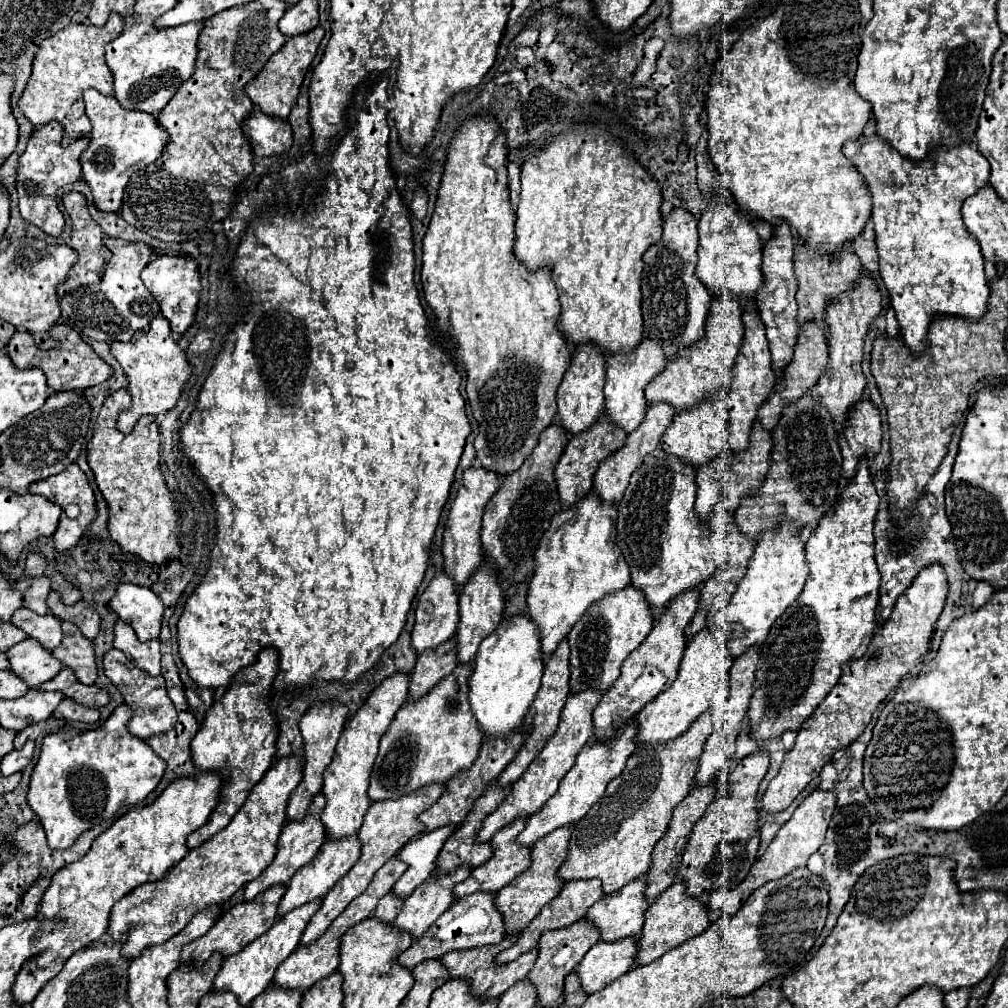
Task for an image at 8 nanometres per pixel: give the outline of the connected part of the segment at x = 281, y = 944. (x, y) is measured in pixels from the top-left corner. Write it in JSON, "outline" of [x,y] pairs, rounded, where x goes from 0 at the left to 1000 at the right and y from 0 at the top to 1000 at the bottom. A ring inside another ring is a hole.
{"outline":[[[313,892],[311,896],[307,896],[307,900],[297,900],[295,904],[289,904],[287,908],[283,908],[283,912],[277,912],[263,928],[259,928],[257,932],[253,932],[251,936],[247,936],[243,941],[239,941],[233,947],[223,949],[211,979],[215,983],[229,983],[235,987],[237,995],[241,999],[245,999],[257,985],[261,985],[269,975],[271,975],[271,967],[273,961],[285,951],[285,947],[291,945],[291,941],[297,938],[299,928],[307,916],[307,912],[316,904],[320,892]]]}

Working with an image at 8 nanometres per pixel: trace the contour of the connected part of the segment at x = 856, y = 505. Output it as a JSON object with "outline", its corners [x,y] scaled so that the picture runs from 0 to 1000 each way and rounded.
{"outline":[[[860,453],[854,455],[854,459],[850,461],[850,467],[848,467],[848,473],[840,479],[840,483],[832,489],[832,497],[830,501],[826,503],[826,507],[818,513],[813,515],[813,519],[807,523],[805,527],[805,533],[801,537],[801,559],[803,559],[803,574],[801,574],[801,580],[797,584],[797,588],[793,590],[793,594],[789,594],[789,598],[785,598],[779,608],[767,618],[761,634],[755,638],[755,654],[753,654],[753,660],[751,660],[751,666],[749,666],[749,678],[747,678],[747,691],[745,691],[745,701],[743,701],[743,713],[745,713],[745,731],[751,733],[751,735],[759,735],[759,733],[767,733],[767,731],[773,731],[777,729],[779,725],[793,725],[795,717],[813,701],[813,697],[822,689],[822,686],[828,682],[828,678],[832,676],[834,672],[834,662],[838,658],[844,658],[848,654],[852,654],[864,632],[868,630],[868,624],[870,624],[870,614],[868,614],[868,604],[872,600],[872,566],[870,566],[870,561],[868,561],[868,553],[866,553],[866,545],[868,545],[868,537],[866,537],[866,515],[868,515],[868,509],[870,509],[870,501],[872,501],[872,491],[868,489],[868,483],[866,483],[866,477],[864,477],[864,469],[862,469],[862,463],[860,463]]]}

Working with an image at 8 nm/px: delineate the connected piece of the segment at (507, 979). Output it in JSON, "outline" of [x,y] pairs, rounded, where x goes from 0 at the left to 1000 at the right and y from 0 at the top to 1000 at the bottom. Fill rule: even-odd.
{"outline":[[[513,926],[511,928],[503,928],[495,938],[483,938],[483,939],[473,939],[473,941],[459,941],[459,943],[447,943],[443,947],[438,949],[438,955],[445,961],[447,969],[461,969],[467,979],[469,979],[469,985],[475,989],[475,991],[485,991],[485,989],[497,989],[505,979],[509,979],[513,973],[521,971],[523,965],[529,961],[531,957],[531,951],[533,951],[533,941],[527,941],[523,945],[519,945],[515,951],[507,953],[507,955],[501,955],[501,957],[493,957],[491,955],[491,949],[495,947],[495,943],[507,939],[511,934],[513,934]]]}

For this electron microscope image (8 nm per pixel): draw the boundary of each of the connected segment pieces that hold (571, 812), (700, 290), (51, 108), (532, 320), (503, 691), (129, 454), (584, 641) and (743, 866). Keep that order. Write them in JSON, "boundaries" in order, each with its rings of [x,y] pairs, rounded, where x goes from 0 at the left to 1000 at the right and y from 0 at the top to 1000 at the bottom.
{"boundaries":[[[[628,709],[622,717],[618,717],[614,723],[610,723],[610,727],[604,733],[600,733],[600,735],[588,735],[586,733],[574,745],[572,753],[570,753],[570,759],[559,771],[553,787],[547,793],[543,793],[543,797],[541,797],[541,801],[537,801],[537,805],[533,805],[525,811],[523,820],[515,826],[513,834],[521,840],[529,840],[533,836],[533,832],[541,830],[545,824],[549,824],[553,820],[568,818],[576,811],[580,811],[580,807],[598,791],[598,787],[602,783],[602,777],[618,765],[624,749],[632,743],[630,729],[632,729],[632,709]]],[[[670,205],[658,219],[656,237],[646,243],[638,253],[638,277],[636,277],[636,307],[638,328],[656,340],[660,354],[668,356],[680,344],[686,344],[697,332],[697,318],[705,301],[703,289],[689,275],[691,263],[691,217],[680,207]]],[[[68,25],[59,33],[47,37],[35,53],[33,70],[19,96],[21,112],[33,124],[45,124],[49,120],[59,120],[63,124],[61,144],[72,142],[76,136],[88,134],[88,118],[80,102],[80,92],[94,86],[102,94],[112,94],[112,74],[104,63],[104,43],[108,43],[110,33],[104,27],[94,25]]],[[[489,114],[465,116],[453,130],[443,148],[441,170],[434,191],[432,211],[420,237],[418,279],[422,297],[434,313],[434,322],[445,332],[451,356],[463,366],[463,396],[475,420],[471,434],[473,455],[479,463],[503,471],[517,463],[533,441],[535,430],[553,412],[553,384],[566,360],[566,346],[553,326],[557,301],[553,295],[547,267],[525,269],[511,257],[511,207],[505,197],[501,130]]],[[[509,610],[509,612],[501,612],[491,626],[479,634],[479,638],[475,640],[475,646],[471,650],[469,656],[469,670],[465,674],[465,697],[469,703],[469,709],[473,711],[477,723],[481,729],[503,729],[505,725],[509,725],[511,721],[517,719],[523,703],[527,701],[537,672],[539,672],[539,648],[537,648],[537,630],[533,620],[529,618],[529,614],[525,610]]],[[[126,386],[112,388],[94,418],[94,430],[86,441],[86,459],[94,471],[94,479],[108,503],[108,531],[122,547],[140,553],[150,561],[162,561],[180,549],[176,539],[176,507],[170,487],[166,485],[158,465],[158,426],[152,412],[142,412],[128,432],[120,432],[114,424],[116,412],[130,400]]],[[[626,578],[590,596],[563,630],[566,640],[566,688],[580,684],[602,686],[614,672],[620,652],[630,646],[648,624],[648,604],[636,584]]],[[[757,743],[735,753],[699,809],[689,816],[672,866],[672,872],[682,880],[682,888],[697,892],[719,878],[725,878],[727,882],[741,870],[753,844],[753,803],[749,791],[761,763],[763,747]]]]}

